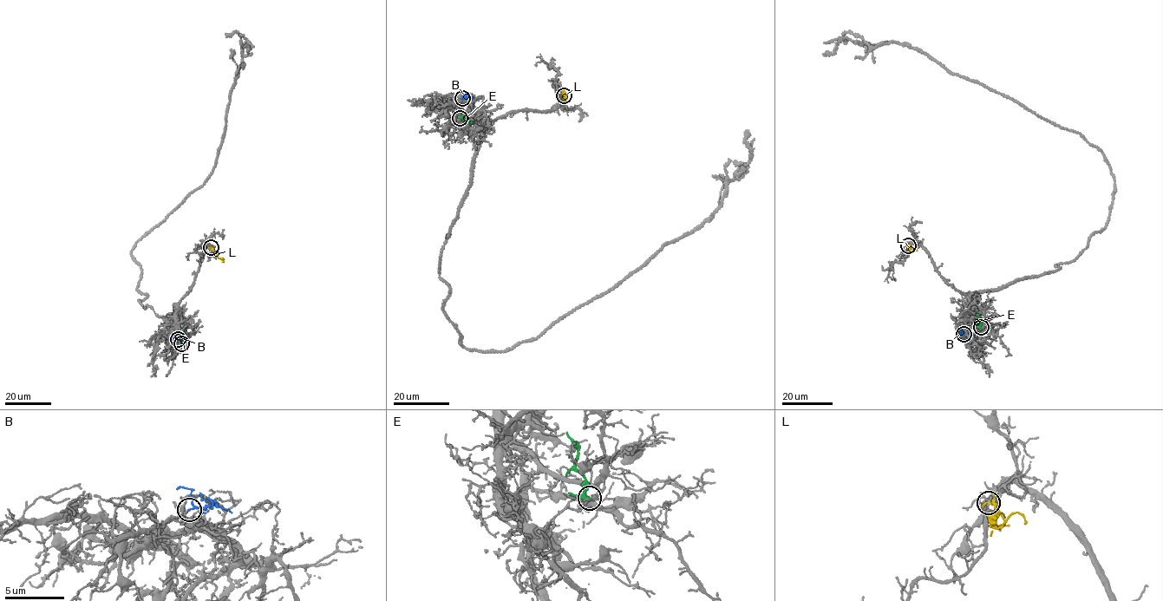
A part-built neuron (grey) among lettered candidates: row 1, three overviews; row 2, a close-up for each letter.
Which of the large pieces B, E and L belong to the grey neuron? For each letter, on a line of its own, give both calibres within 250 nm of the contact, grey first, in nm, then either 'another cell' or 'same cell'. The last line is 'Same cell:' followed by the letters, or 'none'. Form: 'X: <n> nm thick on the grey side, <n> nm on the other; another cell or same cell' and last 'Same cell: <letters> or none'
B: 130 nm thick on the grey side, 160 nm on the other; same cell
E: 200 nm thick on the grey side, 200 nm on the other; another cell
L: 120 nm thick on the grey side, 100 nm on the other; another cell
Same cell: B

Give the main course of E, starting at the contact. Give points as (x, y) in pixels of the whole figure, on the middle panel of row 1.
E: (460, 118), (473, 122)

